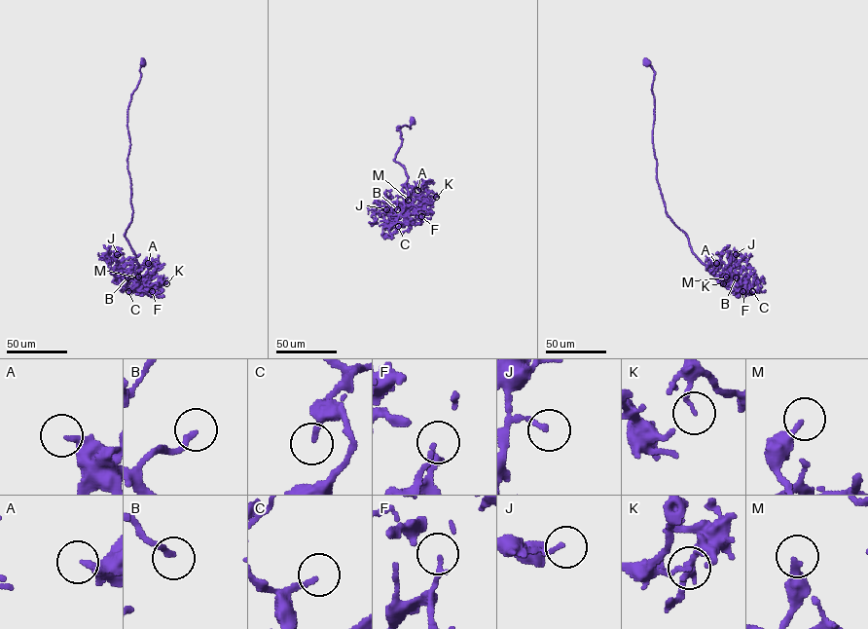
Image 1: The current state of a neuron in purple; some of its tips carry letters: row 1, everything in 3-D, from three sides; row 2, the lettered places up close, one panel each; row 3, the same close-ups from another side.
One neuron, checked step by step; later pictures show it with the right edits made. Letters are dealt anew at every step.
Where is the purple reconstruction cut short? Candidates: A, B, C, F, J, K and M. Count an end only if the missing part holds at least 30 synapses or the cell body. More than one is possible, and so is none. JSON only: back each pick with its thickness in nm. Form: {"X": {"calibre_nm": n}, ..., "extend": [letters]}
{"B": {"calibre_nm": 190}, "C": {"calibre_nm": 190}, "M": {"calibre_nm": 280}, "extend": ["B", "C", "M"]}

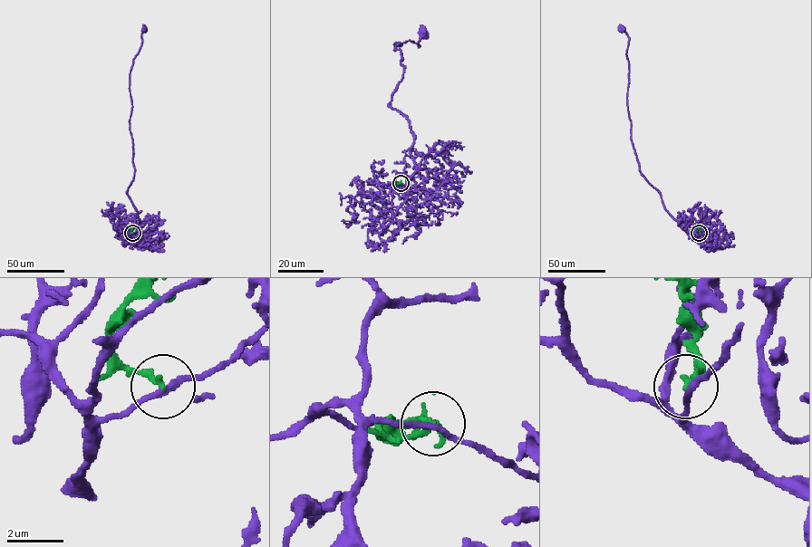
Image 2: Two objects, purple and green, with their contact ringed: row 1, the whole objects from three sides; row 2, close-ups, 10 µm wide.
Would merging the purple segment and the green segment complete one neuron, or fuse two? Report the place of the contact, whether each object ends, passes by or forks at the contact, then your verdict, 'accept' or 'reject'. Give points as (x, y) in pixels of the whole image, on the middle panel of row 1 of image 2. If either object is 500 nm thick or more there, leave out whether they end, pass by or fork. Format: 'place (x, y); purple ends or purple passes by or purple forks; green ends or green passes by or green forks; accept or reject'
place (401, 183); purple passes by; green ends; reject

